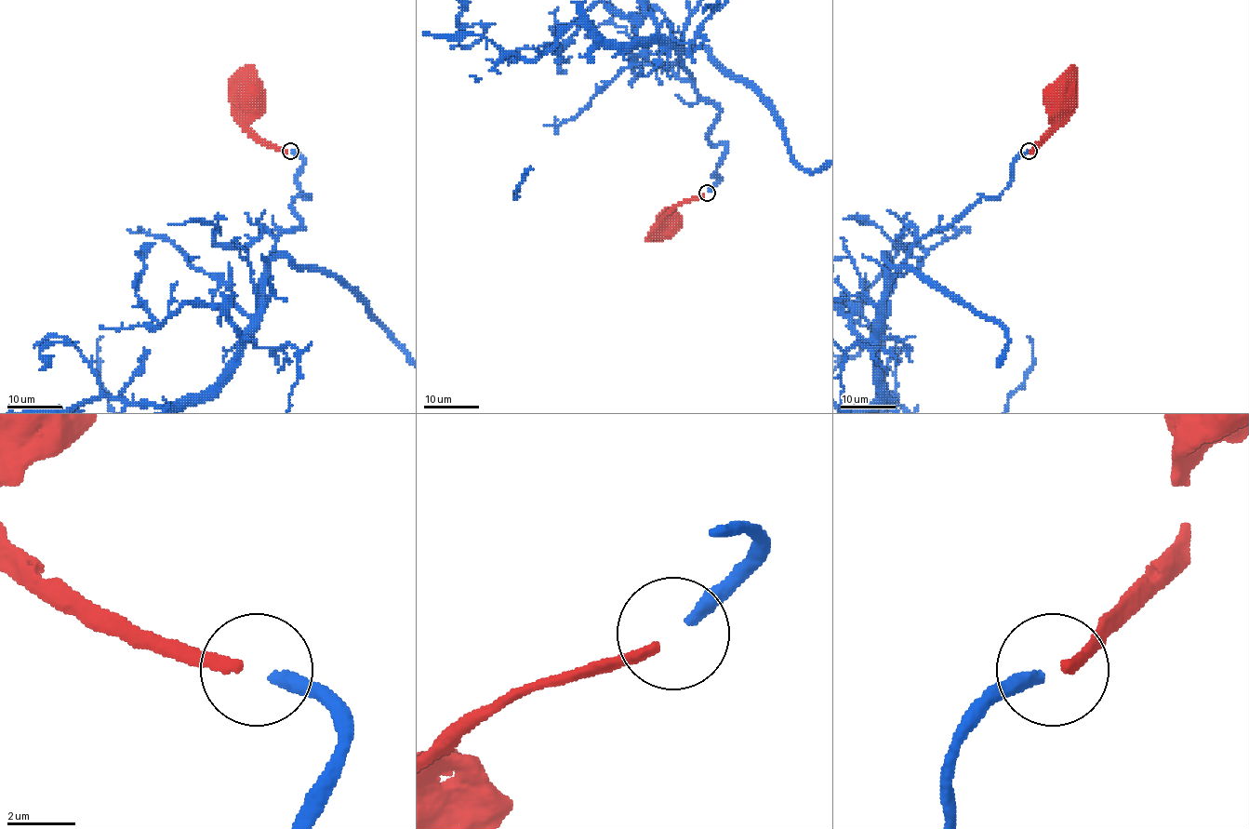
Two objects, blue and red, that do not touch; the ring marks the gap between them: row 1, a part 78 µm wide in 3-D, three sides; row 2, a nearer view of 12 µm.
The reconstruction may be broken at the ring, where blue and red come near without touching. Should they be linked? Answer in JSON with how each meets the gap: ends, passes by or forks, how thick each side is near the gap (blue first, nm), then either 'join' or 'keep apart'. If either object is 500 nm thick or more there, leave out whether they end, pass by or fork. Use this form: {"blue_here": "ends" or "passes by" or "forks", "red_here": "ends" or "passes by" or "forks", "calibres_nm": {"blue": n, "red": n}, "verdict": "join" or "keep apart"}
{"blue_here": "ends", "red_here": "ends", "calibres_nm": {"blue": 360, "red": 320}, "verdict": "join"}

